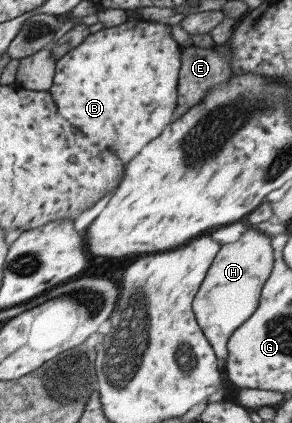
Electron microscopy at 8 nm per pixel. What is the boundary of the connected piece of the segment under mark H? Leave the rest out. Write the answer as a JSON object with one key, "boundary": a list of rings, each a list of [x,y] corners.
{"boundary":[[[250,227],[238,240],[223,244],[191,302],[197,324],[218,358],[227,359],[227,342],[234,330],[247,322],[259,305],[261,290],[274,268],[271,236]]]}

